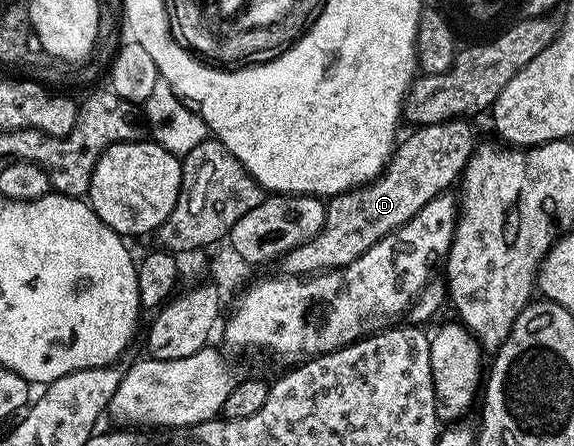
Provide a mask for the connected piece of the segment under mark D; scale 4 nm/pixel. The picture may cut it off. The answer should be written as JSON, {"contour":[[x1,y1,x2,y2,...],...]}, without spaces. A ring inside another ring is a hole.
{"contour":[[464,118,448,119,435,125,417,127,396,144,393,157,385,170,370,183,332,196,325,209,323,229,311,241,291,249,283,257,284,274,304,276,351,265,355,257,367,253,375,241,399,229,427,201,446,194,449,186,460,180,467,161,473,155,475,138]]}

